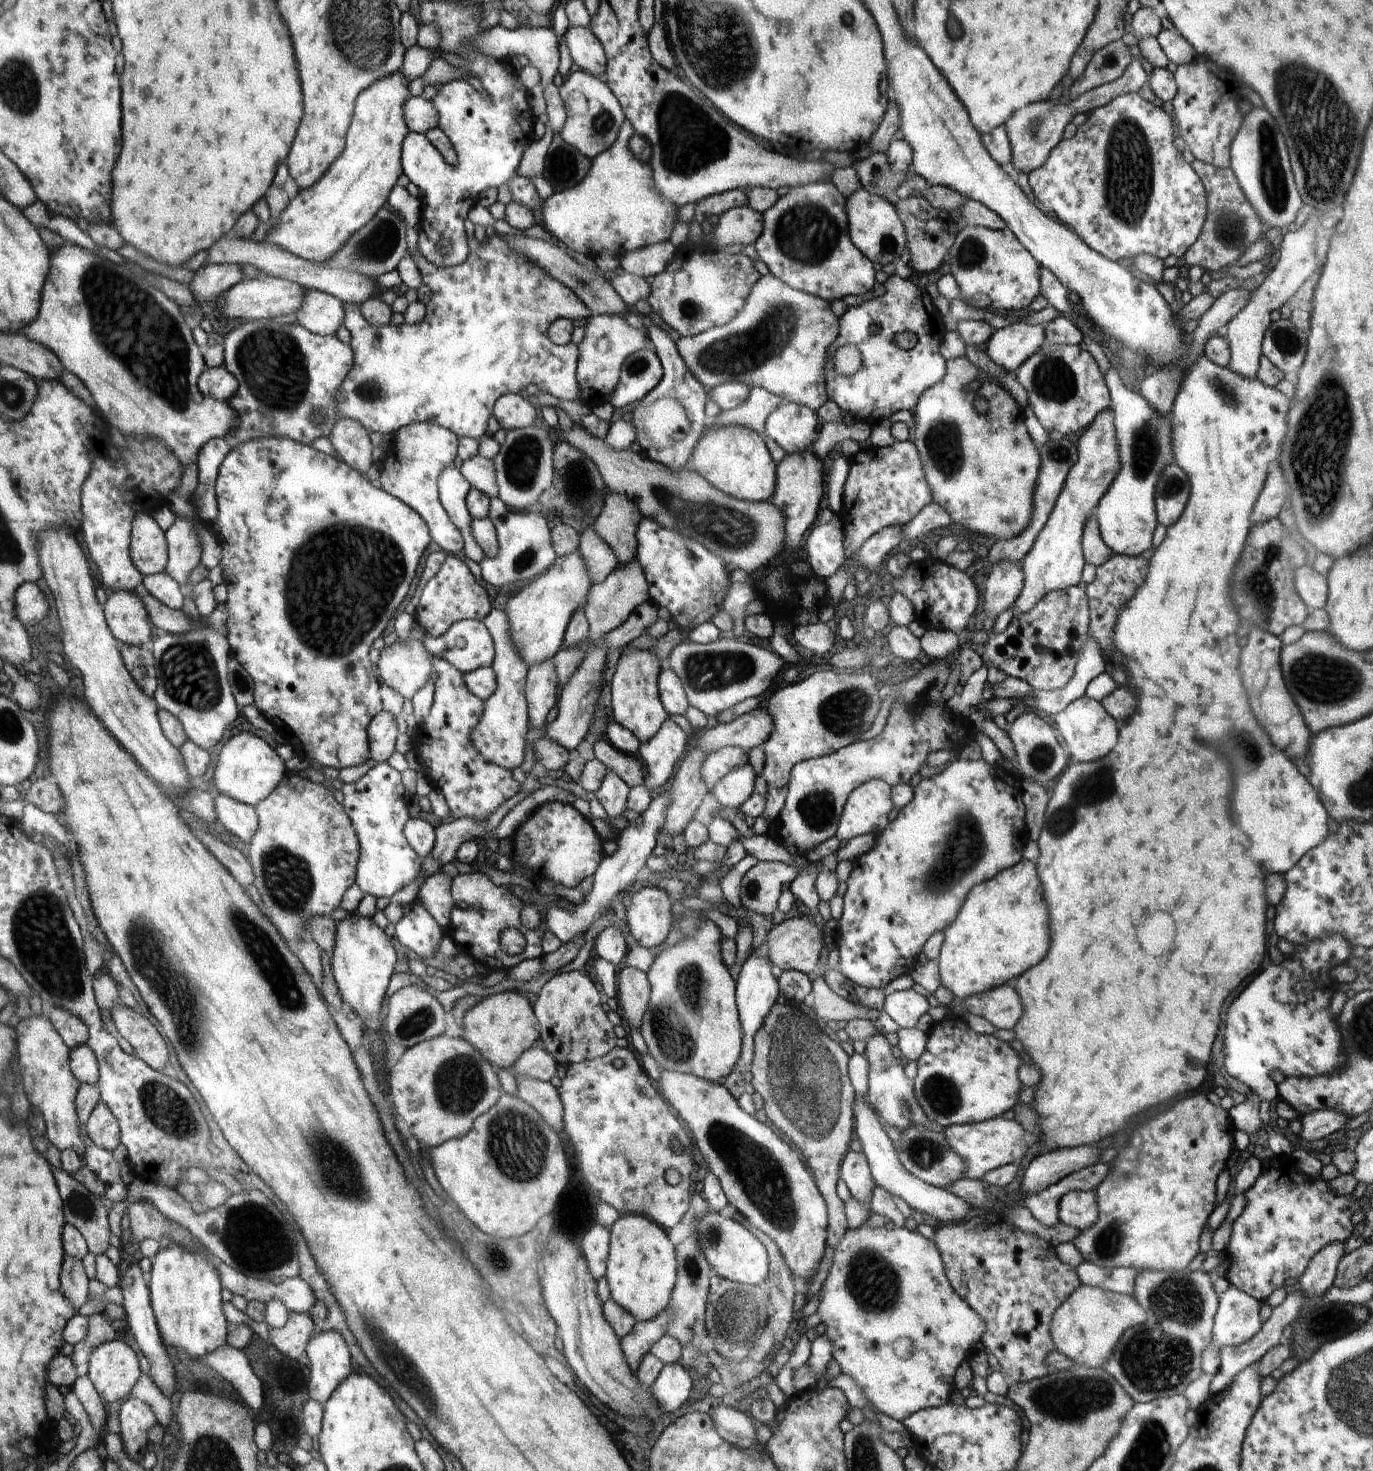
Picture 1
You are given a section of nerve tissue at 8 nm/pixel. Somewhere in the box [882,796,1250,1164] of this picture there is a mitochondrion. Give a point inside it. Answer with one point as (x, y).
(963, 849)

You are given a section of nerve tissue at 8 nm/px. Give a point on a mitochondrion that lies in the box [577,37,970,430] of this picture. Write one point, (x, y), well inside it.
(688, 144)

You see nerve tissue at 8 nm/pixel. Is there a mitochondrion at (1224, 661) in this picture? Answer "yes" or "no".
no

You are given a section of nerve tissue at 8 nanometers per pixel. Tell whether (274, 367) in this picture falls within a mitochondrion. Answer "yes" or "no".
yes

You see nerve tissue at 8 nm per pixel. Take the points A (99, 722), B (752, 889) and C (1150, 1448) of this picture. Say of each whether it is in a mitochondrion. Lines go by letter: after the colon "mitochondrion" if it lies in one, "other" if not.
A: other
B: mitochondrion
C: mitochondrion

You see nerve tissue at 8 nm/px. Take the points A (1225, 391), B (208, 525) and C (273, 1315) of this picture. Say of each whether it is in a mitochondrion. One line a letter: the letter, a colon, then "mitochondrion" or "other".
A: mitochondrion
B: other
C: other

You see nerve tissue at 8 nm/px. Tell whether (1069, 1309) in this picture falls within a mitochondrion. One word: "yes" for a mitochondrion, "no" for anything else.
no

